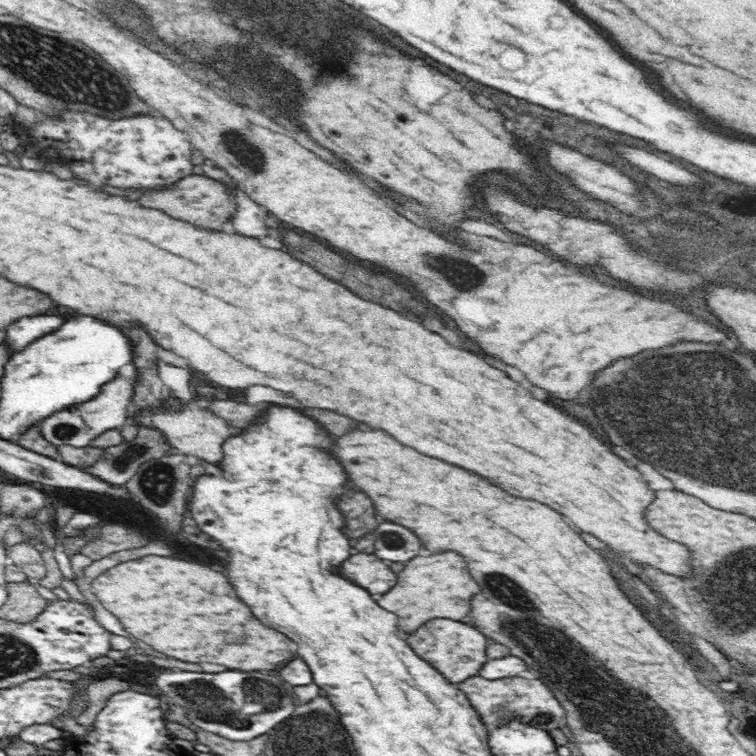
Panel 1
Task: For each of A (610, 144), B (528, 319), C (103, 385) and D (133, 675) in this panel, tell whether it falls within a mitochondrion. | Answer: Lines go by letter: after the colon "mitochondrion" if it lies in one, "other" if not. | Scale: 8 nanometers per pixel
A: other
B: other
C: other
D: other

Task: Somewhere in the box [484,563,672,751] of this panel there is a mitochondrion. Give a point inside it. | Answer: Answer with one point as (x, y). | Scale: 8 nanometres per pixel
(568, 656)

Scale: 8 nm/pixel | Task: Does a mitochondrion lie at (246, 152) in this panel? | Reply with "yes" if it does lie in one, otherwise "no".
yes

